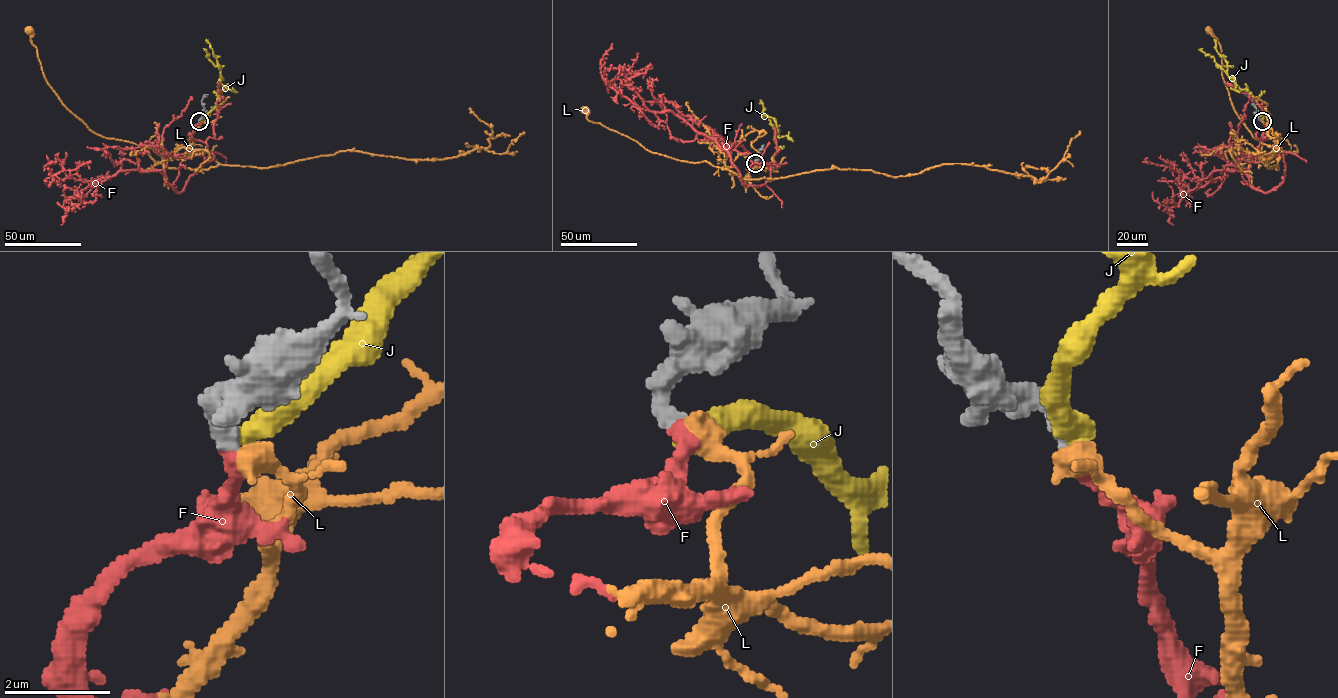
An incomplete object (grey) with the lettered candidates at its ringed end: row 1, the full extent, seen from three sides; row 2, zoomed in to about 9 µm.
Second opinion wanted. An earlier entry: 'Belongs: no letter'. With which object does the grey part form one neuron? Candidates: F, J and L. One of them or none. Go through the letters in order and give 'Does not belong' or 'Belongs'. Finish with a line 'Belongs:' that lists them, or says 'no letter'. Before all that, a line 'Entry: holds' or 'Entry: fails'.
Entry: fails
F: Belongs
J: Does not belong
L: Does not belong
Belongs: F

